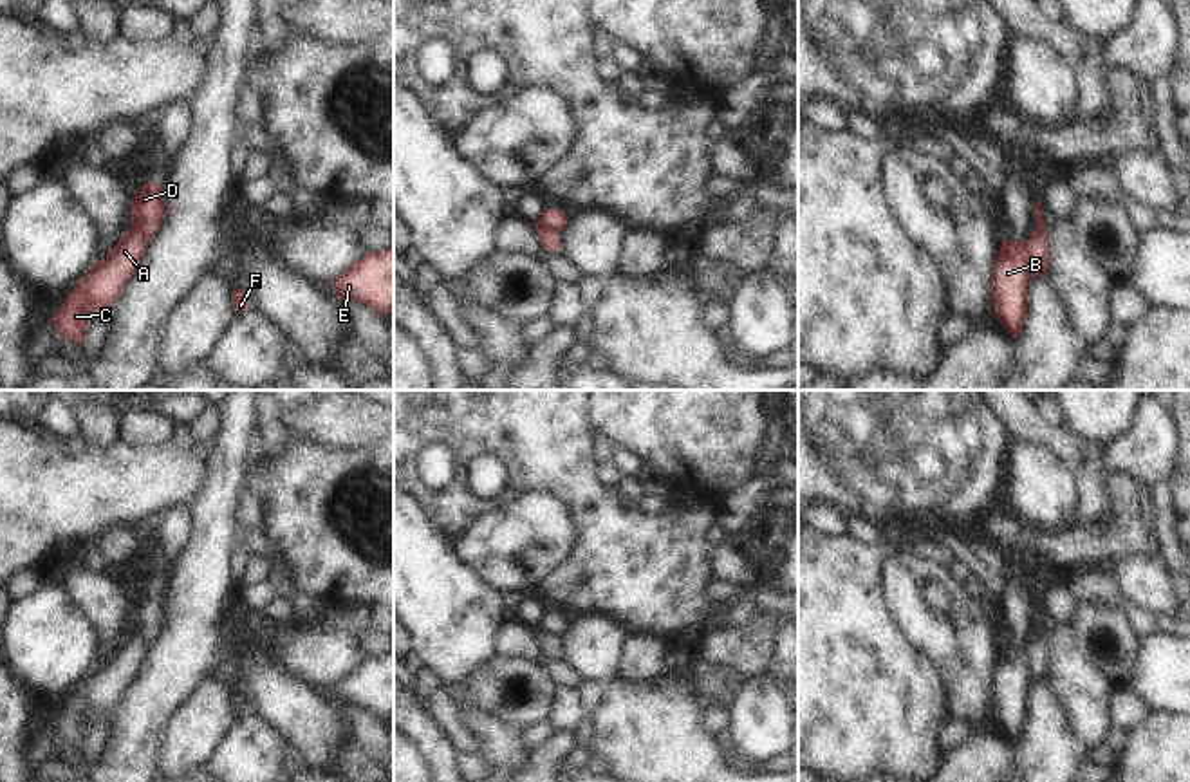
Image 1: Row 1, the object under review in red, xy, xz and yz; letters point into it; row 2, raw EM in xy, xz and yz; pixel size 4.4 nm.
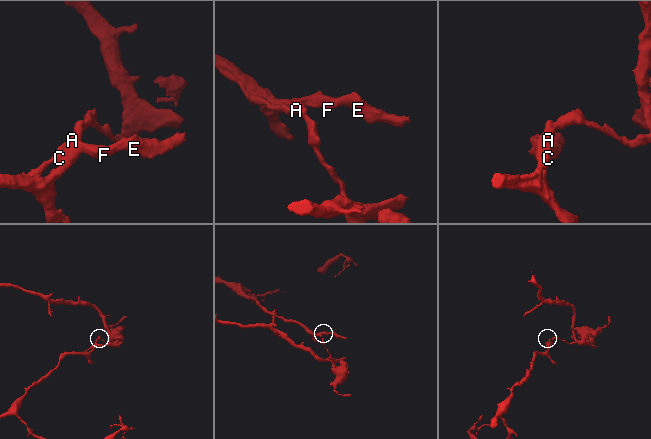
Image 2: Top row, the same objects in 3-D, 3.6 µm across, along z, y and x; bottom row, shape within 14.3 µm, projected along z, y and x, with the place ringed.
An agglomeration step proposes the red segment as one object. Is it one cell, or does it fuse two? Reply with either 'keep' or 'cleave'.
cleave

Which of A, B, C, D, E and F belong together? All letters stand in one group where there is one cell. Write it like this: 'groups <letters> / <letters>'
groups A C / B D E F

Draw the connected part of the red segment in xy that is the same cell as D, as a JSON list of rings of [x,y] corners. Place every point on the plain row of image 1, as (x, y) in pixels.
[[[148,587],[141,591],[132,605],[132,625],[134,632],[152,645],[153,638],[161,632],[164,621],[164,591]]]

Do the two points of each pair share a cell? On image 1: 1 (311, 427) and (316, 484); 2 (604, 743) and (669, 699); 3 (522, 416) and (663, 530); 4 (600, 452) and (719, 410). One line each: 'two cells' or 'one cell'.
1: two cells
2: one cell
3: one cell
4: two cells

